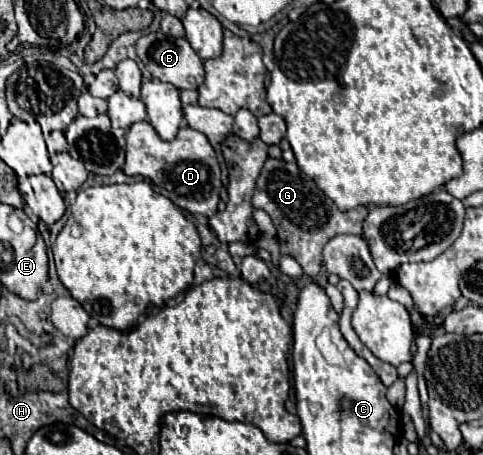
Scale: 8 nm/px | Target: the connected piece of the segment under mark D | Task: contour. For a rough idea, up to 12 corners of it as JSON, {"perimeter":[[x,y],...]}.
{"perimeter":[[128,129],[124,173],[210,219],[222,189],[204,133]]}

